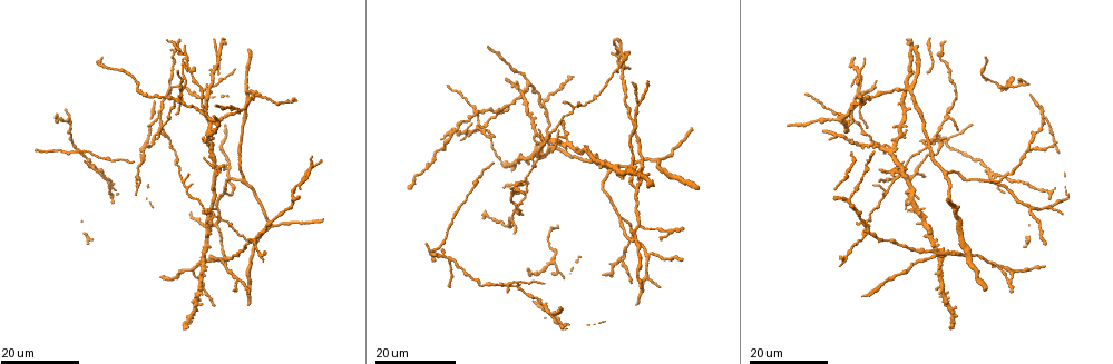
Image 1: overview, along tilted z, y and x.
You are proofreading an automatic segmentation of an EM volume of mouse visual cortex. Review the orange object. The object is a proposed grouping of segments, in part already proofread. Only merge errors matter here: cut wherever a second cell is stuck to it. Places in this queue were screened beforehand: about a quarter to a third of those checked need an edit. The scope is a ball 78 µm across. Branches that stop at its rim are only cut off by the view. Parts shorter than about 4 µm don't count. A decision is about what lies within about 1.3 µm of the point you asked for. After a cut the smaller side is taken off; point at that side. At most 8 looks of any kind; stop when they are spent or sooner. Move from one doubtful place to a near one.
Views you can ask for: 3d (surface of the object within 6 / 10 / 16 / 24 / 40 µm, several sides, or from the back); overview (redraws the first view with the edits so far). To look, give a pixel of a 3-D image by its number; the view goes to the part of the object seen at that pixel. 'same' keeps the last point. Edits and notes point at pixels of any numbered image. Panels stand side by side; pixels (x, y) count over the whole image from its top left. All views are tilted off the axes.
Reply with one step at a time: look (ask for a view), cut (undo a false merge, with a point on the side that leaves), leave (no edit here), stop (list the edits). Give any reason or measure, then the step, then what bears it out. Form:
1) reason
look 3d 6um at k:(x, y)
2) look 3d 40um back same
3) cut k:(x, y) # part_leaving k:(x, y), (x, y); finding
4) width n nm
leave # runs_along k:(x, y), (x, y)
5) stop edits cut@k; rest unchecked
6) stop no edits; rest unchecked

small branch off a trunk
look 3d 24um at 1:(477, 112)

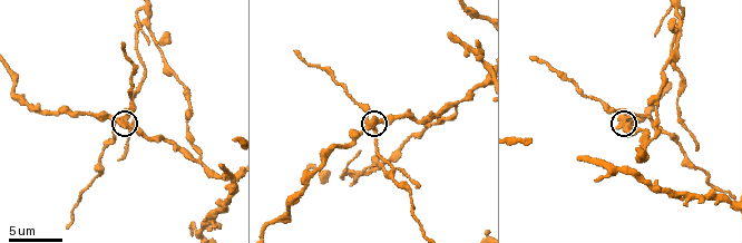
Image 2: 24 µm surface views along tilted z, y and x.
look 3d 6um at 2:(371, 126)

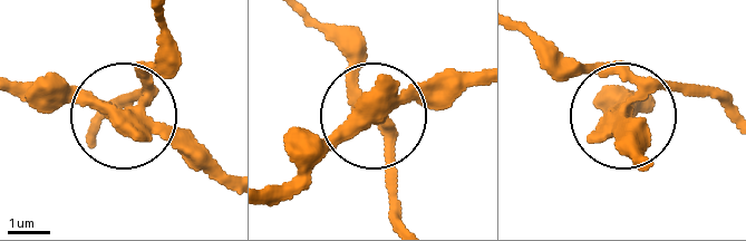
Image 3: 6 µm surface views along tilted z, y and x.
cut 3:(129, 94) # part_leaving 3:(630, 103), (664, 86), (727, 95); two cells meet here

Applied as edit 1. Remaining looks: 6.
see it whole again
look overview

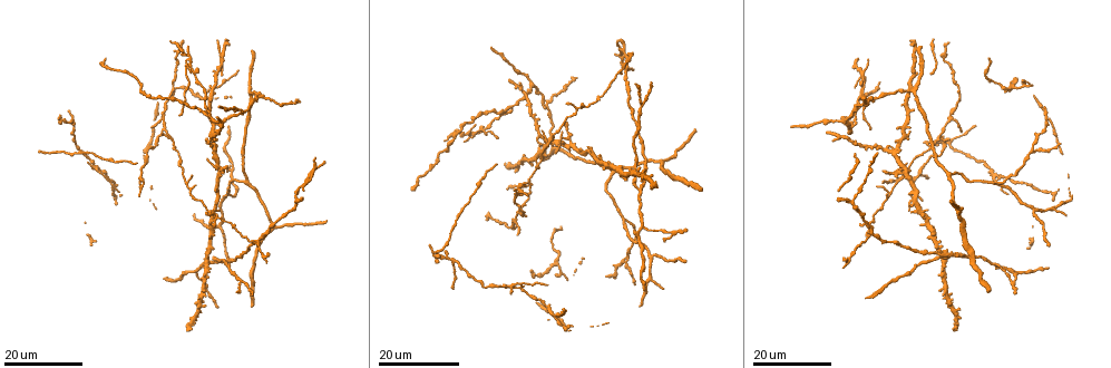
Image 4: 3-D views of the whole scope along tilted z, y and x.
three-way junction
look 3d 24um at 4:(566, 143)

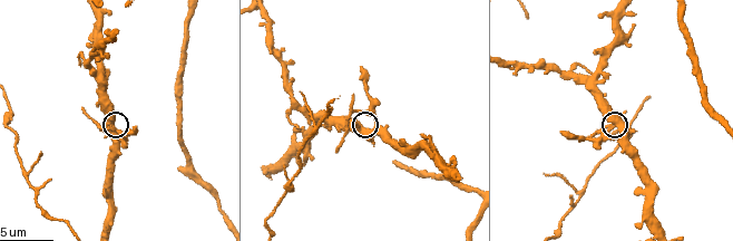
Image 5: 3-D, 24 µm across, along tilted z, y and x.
look 3d 6um at 5:(356, 127)

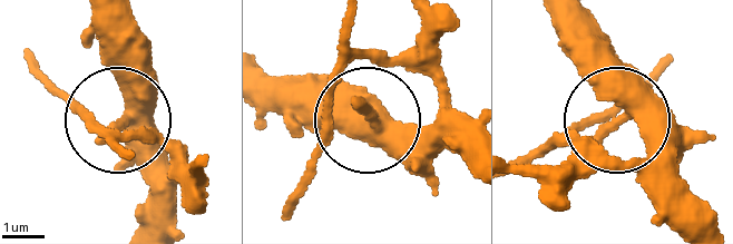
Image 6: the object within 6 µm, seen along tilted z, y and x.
leave # one cell here

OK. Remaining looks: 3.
three-way junction
look 3d 16um at 4:(453, 259)

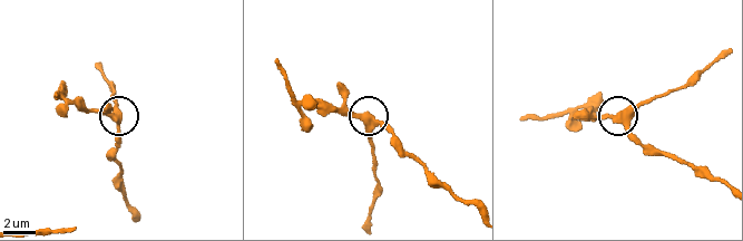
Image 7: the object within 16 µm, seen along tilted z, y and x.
closer look
look 3d 10um at 7:(367, 119)

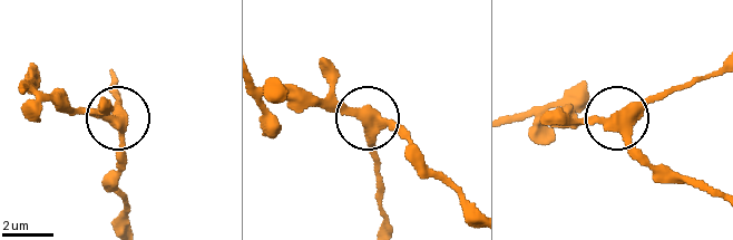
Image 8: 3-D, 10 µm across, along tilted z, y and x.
look 3d 10um back at 8:(116, 121)

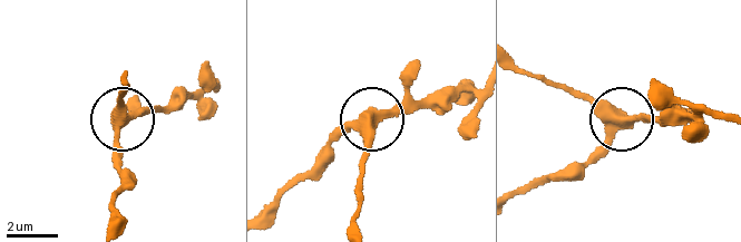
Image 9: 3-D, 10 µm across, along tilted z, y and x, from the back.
leave # runs_along 9:(523, 193), (581, 165), (618, 123), (561, 85); continuous, no second cell

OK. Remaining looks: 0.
stop edits cut@3; rest unchecked

